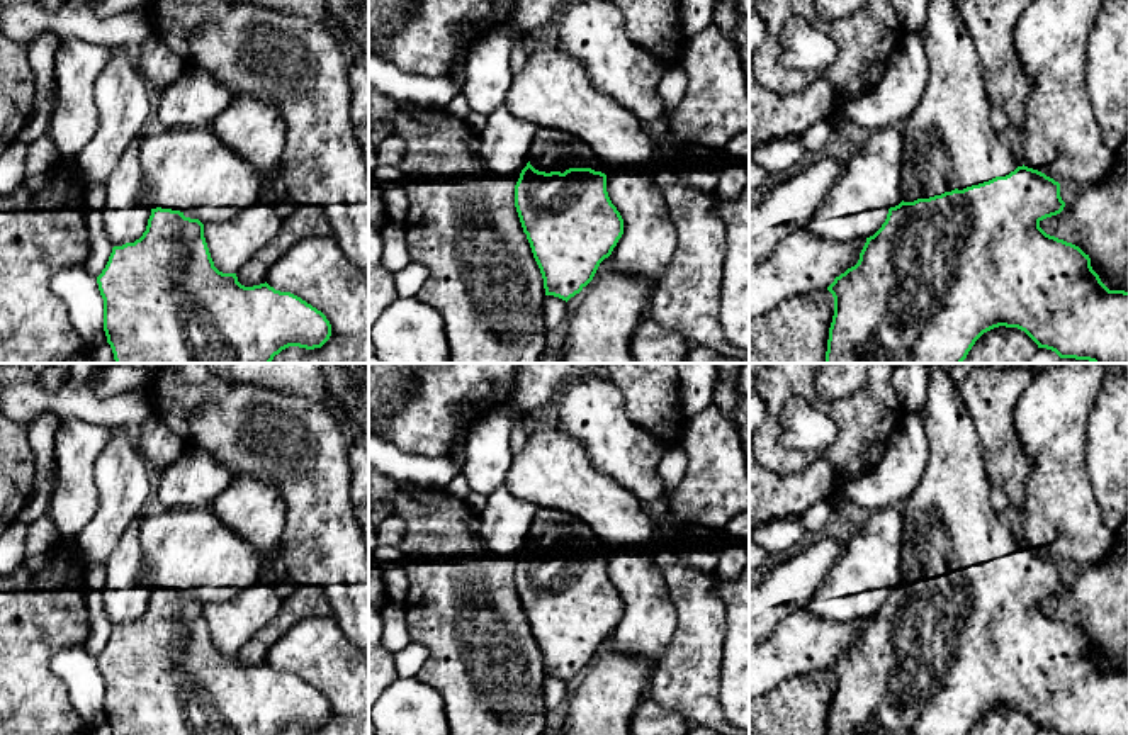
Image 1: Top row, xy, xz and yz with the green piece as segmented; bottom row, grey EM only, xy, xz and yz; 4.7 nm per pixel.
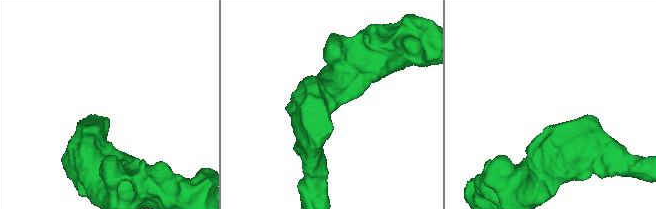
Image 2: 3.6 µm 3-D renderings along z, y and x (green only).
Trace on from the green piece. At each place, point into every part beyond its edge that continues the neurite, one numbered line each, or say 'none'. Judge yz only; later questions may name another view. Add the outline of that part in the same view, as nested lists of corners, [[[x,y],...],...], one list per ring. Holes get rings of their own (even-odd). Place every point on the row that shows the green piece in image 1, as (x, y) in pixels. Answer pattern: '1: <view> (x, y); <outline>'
1: yz (948, 141); [[[929,0],[924,22],[928,83],[909,119],[904,134],[902,199],[914,202],[1006,177],[1018,161],[990,124],[990,107],[972,37],[956,12],[955,0]]]

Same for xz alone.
1: xz (552, 150); [[[539,129],[528,151],[530,165],[539,171],[561,171],[569,168],[603,170],[593,149],[578,136],[557,129]]]

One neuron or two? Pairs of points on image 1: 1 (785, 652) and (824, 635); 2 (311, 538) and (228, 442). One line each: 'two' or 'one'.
1: one
2: one

